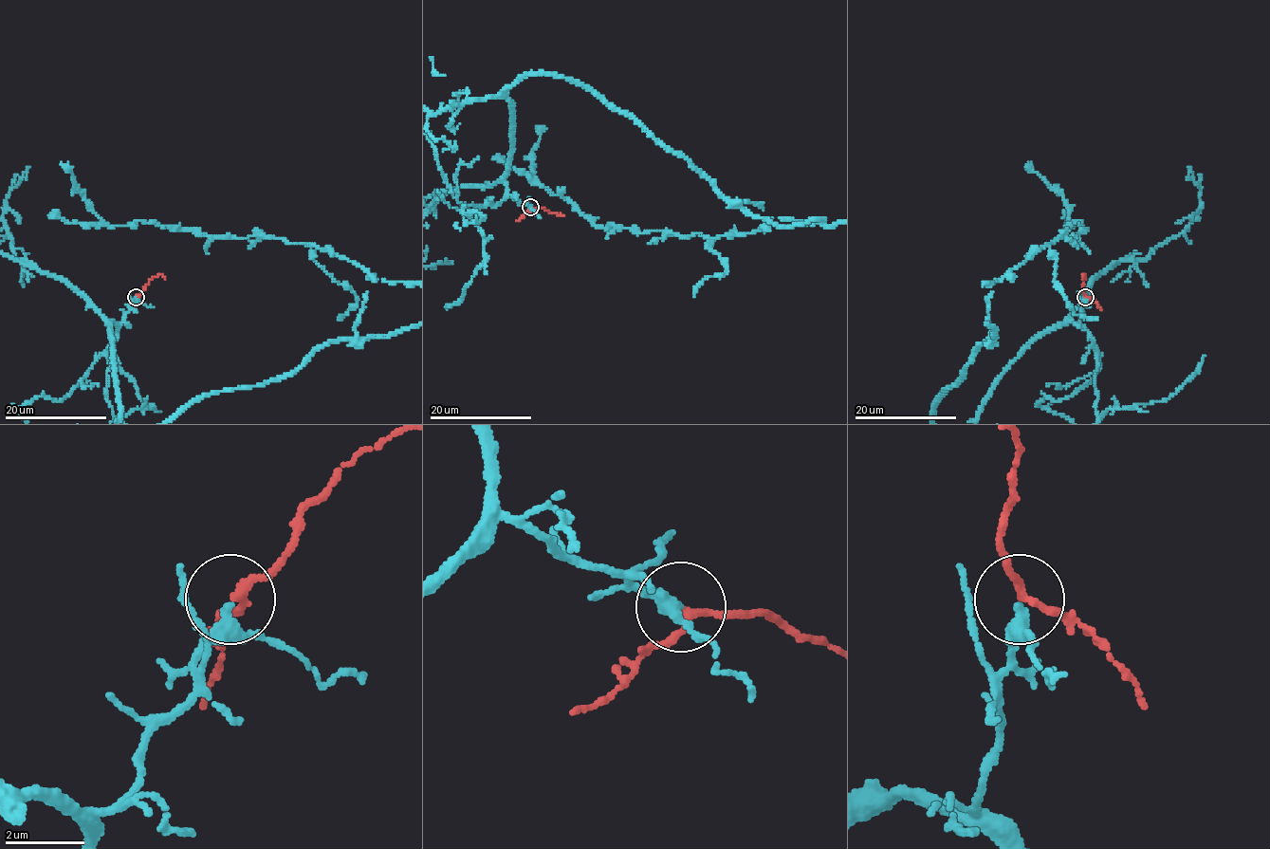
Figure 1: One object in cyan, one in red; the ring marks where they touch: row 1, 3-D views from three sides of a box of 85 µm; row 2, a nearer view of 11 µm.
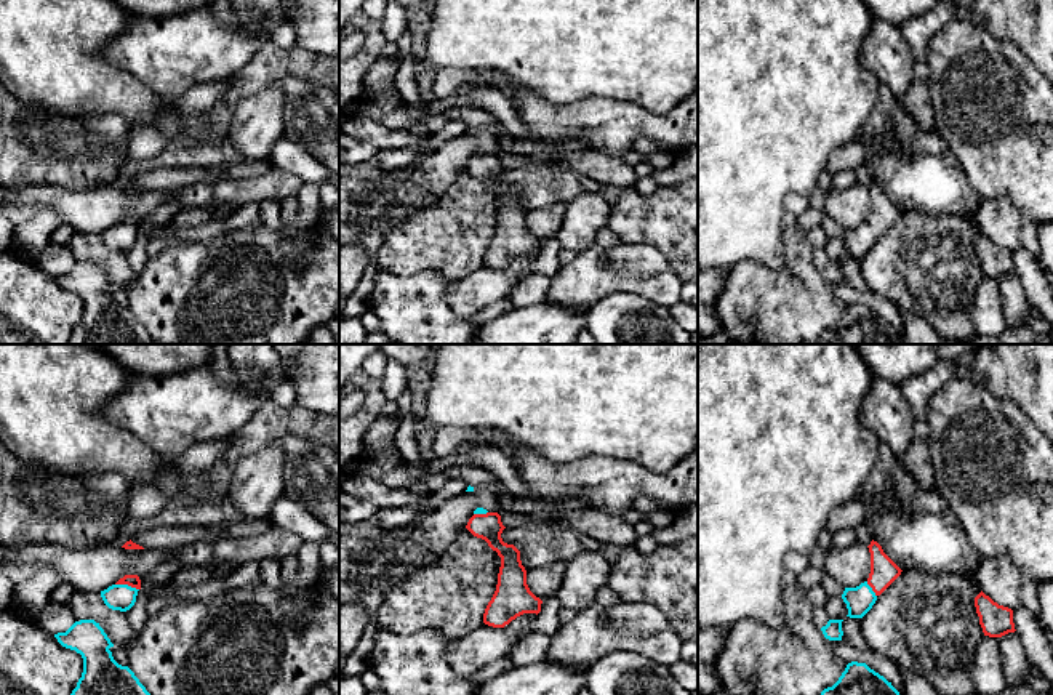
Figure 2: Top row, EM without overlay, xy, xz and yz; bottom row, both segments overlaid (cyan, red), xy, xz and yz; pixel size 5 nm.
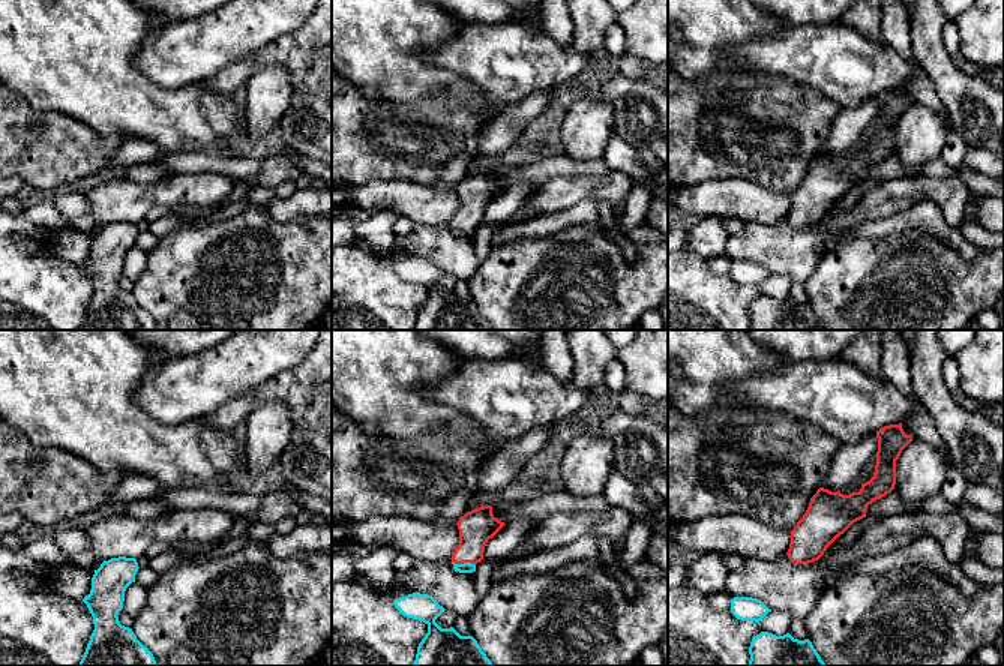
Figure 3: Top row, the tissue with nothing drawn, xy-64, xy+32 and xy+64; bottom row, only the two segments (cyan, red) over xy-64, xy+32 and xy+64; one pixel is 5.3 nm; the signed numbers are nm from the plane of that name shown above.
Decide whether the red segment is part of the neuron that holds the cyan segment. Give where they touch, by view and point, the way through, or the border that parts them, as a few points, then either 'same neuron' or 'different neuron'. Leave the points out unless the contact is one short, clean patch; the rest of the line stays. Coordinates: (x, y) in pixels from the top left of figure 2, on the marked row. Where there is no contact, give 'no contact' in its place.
contact xy (127, 585); way xy (122, 598), (127, 585), (132, 580); same neuron

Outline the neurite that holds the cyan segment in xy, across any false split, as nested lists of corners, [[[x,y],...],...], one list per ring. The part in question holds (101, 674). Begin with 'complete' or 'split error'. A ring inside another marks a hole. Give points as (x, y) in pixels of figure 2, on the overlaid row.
complete; [[[94,620],[75,621],[54,637],[83,658],[82,677],[70,695],[150,695],[128,666],[114,660],[109,650],[114,644]]]

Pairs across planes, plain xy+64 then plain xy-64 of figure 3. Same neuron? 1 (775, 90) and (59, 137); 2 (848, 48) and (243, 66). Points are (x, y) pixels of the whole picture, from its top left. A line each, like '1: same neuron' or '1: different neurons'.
1: same neuron
2: different neurons

